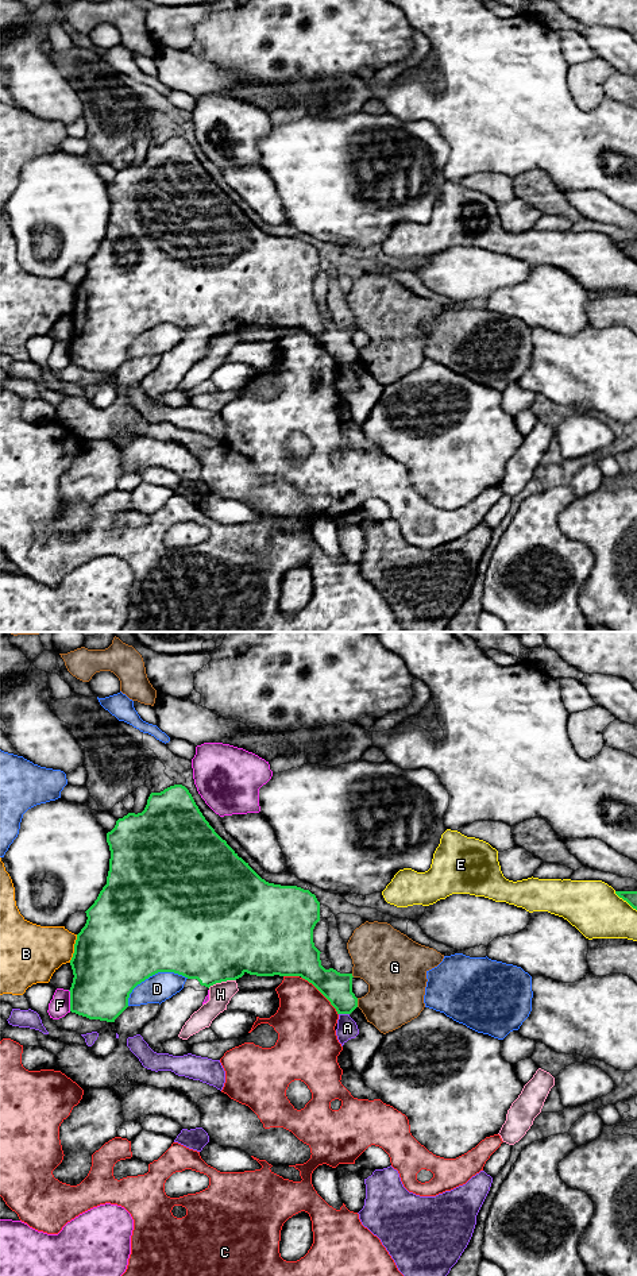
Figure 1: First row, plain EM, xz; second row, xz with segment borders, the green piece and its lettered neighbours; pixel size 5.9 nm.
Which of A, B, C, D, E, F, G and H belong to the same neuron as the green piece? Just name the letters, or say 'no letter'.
no letter

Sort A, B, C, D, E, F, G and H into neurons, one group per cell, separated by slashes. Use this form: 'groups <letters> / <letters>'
groups A / B / C / D / E / F / G / H

